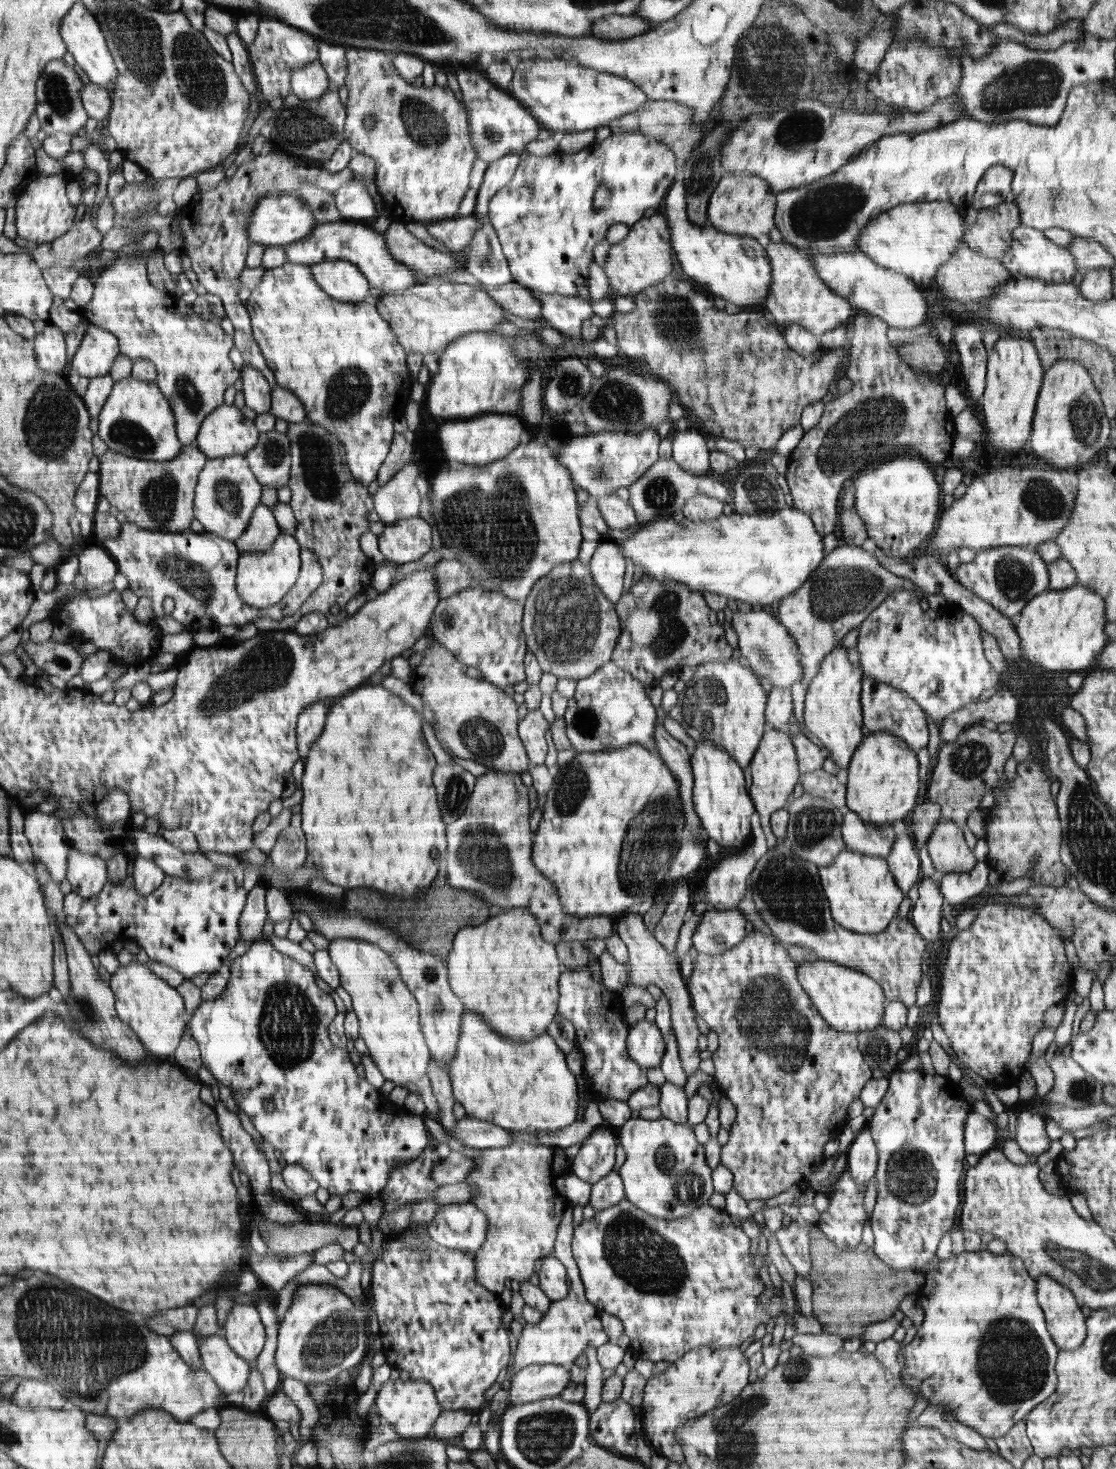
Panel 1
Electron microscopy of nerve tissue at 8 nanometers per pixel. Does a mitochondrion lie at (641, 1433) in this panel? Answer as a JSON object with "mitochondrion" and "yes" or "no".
{"mitochondrion":"no"}

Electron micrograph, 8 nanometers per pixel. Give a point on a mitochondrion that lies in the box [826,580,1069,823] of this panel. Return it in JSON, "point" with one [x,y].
{"point":[968,761]}

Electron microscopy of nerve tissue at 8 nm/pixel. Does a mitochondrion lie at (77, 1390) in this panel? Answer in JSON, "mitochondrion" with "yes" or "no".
{"mitochondrion":"yes"}

